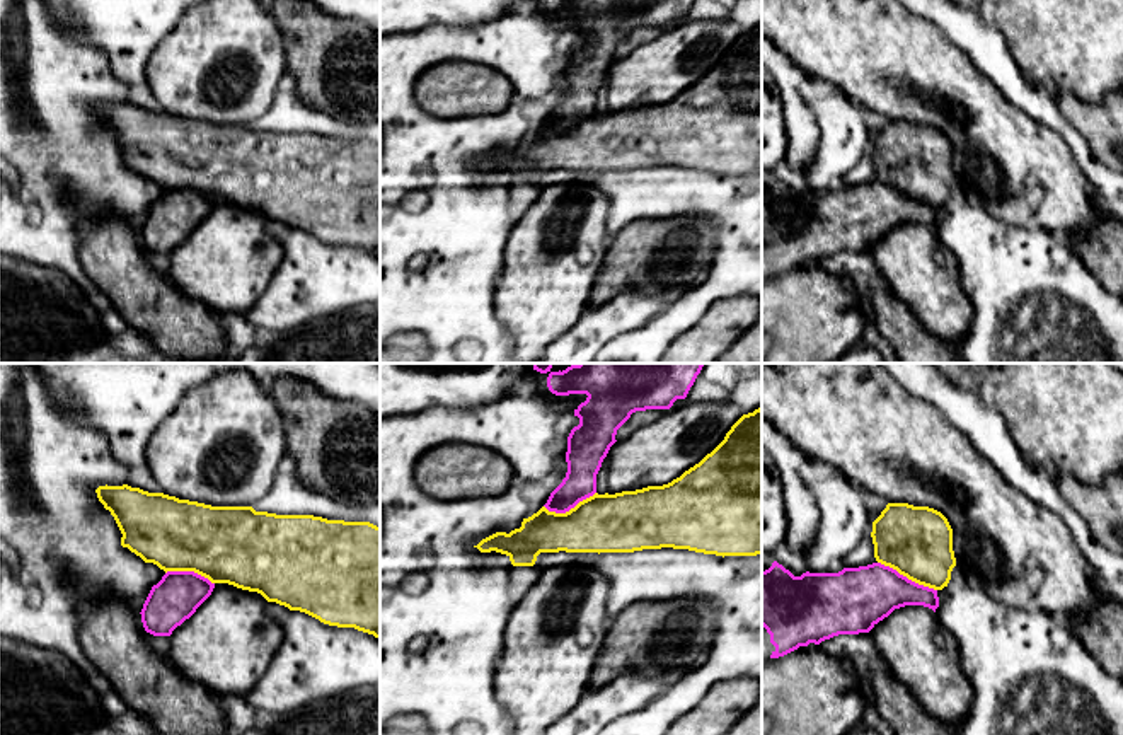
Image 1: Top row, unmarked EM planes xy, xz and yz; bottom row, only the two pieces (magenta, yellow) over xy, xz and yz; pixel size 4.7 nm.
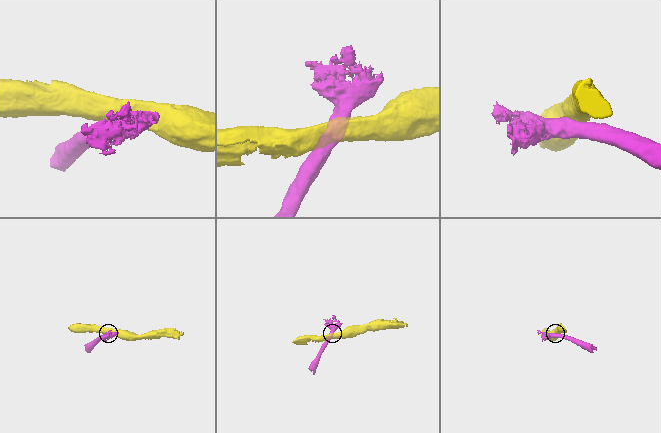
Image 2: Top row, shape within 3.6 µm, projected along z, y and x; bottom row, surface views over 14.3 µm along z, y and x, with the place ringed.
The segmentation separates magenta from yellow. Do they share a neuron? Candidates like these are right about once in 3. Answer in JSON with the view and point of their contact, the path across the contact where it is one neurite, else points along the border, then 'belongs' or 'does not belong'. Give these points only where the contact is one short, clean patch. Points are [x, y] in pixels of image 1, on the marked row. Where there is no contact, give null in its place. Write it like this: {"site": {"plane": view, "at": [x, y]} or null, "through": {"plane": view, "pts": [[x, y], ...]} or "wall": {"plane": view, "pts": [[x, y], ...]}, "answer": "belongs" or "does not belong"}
{"site": {"plane": "yz", "at": [905, 577]}, "answer": "does not belong"}

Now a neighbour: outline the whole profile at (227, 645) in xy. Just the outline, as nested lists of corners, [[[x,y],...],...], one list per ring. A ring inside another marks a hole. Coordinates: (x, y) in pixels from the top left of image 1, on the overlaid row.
[[[215,583],[211,595],[170,634],[169,663],[203,684],[216,697],[239,696],[254,687],[283,643],[283,628],[266,611],[268,600],[228,583]]]

